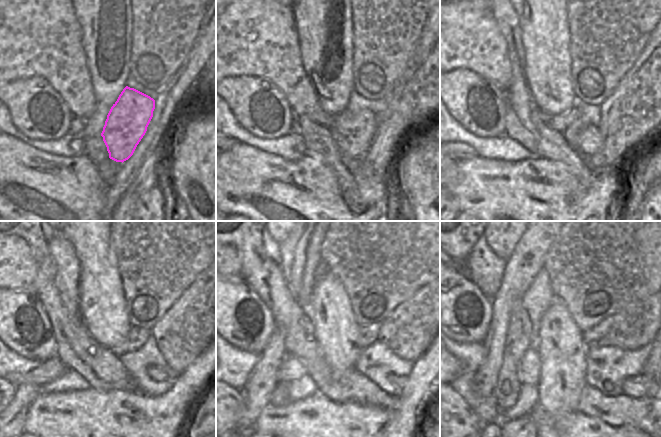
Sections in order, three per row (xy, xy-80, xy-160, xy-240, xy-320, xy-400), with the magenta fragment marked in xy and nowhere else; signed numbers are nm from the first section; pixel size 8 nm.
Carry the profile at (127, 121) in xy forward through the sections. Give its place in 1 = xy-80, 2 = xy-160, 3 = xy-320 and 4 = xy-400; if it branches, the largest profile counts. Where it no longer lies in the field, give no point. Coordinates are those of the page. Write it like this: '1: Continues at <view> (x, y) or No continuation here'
1: Continues at xy-80 (354, 130)
2: Continues at xy-160 (591, 140)
3: Continues at xy-320 (399, 382)
4: Continues at xy-400 (640, 386).

